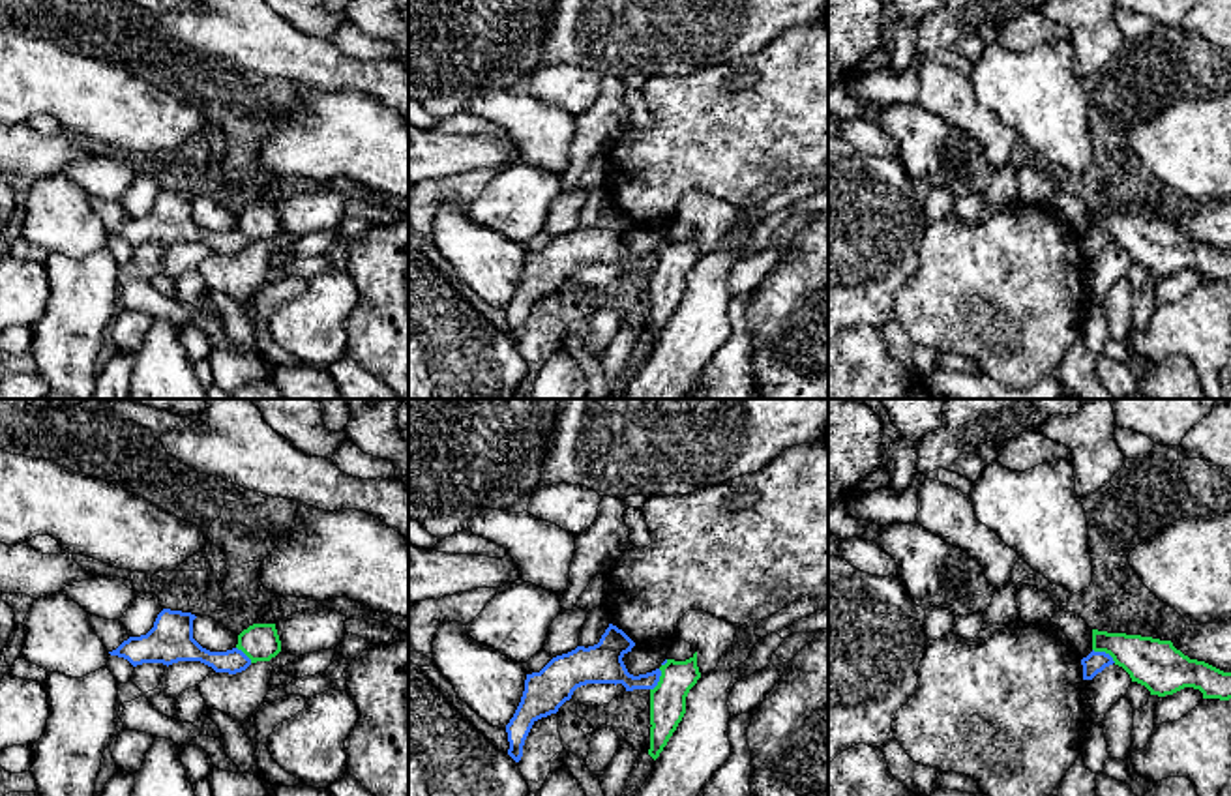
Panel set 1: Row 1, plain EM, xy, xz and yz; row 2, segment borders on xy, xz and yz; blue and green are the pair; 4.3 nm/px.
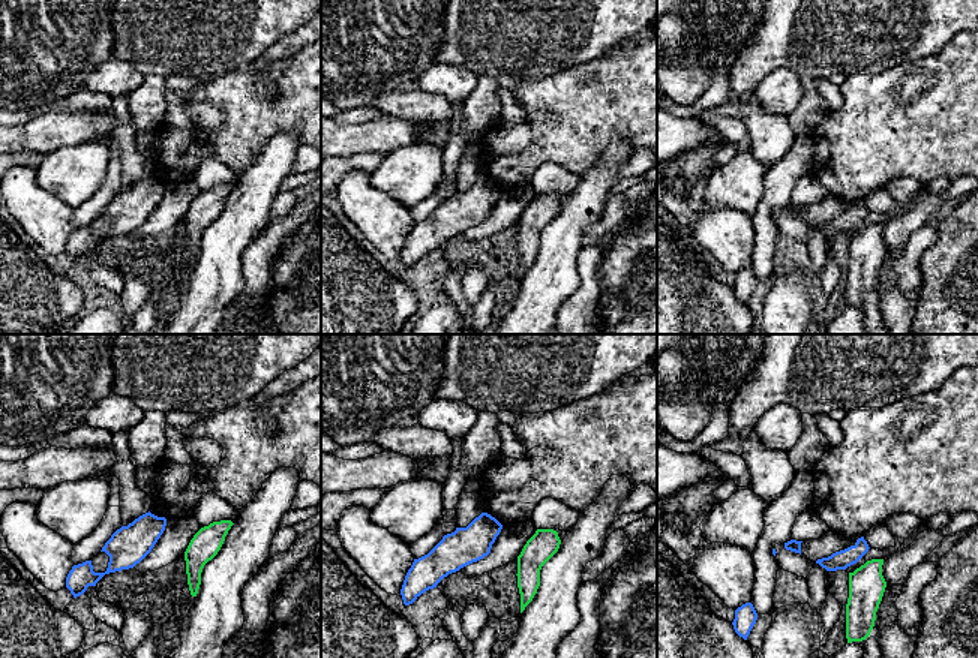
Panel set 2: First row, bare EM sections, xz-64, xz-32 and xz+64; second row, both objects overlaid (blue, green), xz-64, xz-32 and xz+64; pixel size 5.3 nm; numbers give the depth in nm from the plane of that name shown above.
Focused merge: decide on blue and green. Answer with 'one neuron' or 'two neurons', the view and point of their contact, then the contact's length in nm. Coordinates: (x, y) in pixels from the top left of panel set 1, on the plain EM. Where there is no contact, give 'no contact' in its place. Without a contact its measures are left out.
two neurons | yz (1104, 233) | 120 nm

